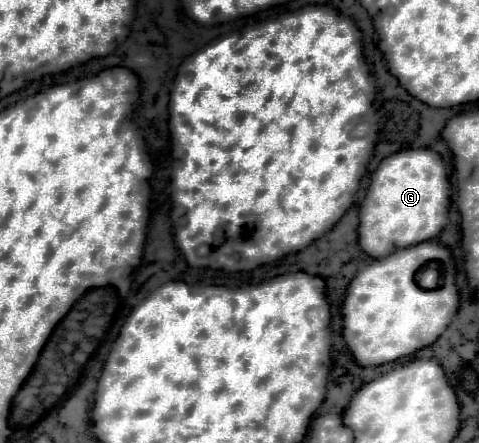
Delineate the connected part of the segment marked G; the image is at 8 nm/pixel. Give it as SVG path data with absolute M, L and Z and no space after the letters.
M405 149L389 155L381 161L377 171L371 177L371 185L367 197L361 205L361 223L359 223L359 245L371 257L385 257L385 253L393 253L393 249L405 249L409 245L417 245L421 241L429 241L437 237L447 225L451 205L451 181L447 177L445 161L433 149Z

